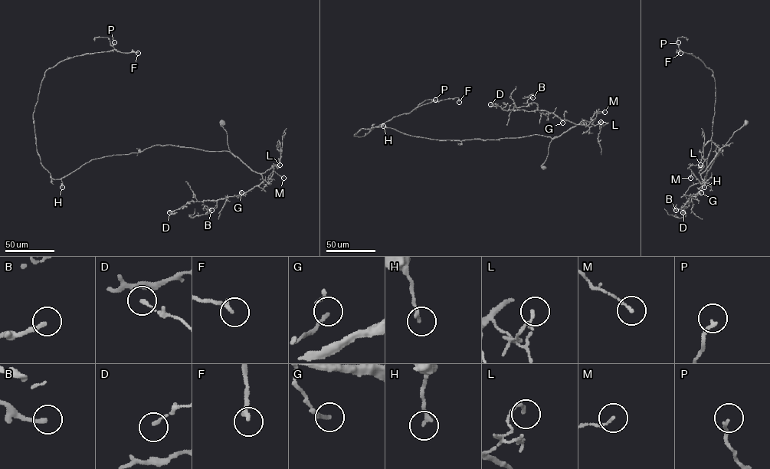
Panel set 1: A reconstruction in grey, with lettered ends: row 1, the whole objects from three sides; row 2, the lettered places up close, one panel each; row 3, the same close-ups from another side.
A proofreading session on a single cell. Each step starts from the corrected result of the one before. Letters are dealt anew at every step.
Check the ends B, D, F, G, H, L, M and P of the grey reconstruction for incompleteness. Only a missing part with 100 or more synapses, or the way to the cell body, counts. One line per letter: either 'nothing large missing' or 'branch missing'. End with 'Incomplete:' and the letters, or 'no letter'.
B: nothing large missing
D: nothing large missing
F: nothing large missing
G: nothing large missing
H: nothing large missing
L: nothing large missing
M: nothing large missing
P: nothing large missing
Incomplete: no letter

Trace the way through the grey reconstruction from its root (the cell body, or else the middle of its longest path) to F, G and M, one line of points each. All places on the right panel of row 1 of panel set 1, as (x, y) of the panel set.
F: (745, 122), (717, 153), (712, 151), (718, 145), (706, 179), (715, 80), (699, 59), (680, 53)
G: (745, 122), (701, 174), (702, 185), (698, 195), (701, 192)
M: (745, 122), (701, 174), (704, 182), (701, 184), (692, 172), (690, 178)

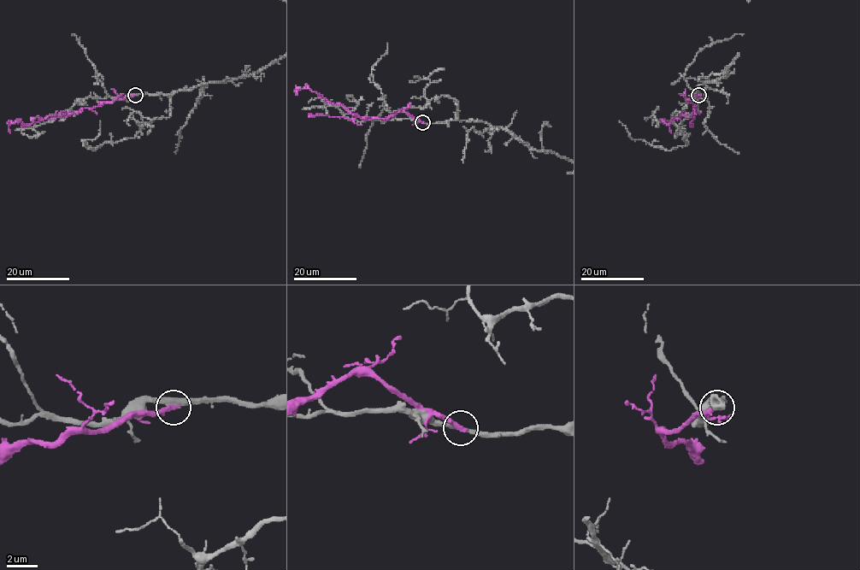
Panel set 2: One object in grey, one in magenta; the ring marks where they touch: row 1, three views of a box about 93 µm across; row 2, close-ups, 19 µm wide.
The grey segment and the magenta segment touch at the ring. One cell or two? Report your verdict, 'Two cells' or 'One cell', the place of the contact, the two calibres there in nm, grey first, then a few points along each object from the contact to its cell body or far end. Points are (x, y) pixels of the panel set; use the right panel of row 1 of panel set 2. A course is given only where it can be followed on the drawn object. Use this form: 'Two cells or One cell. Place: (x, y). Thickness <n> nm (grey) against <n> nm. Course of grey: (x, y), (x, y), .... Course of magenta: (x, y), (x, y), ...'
Two cells. Place: (698, 95). Thickness 280 nm (grey) against 360 nm. Course of magenta: (698, 95), (688, 100), (695, 106), (690, 116), (680, 115), (668, 125), (665, 122), (670, 132)

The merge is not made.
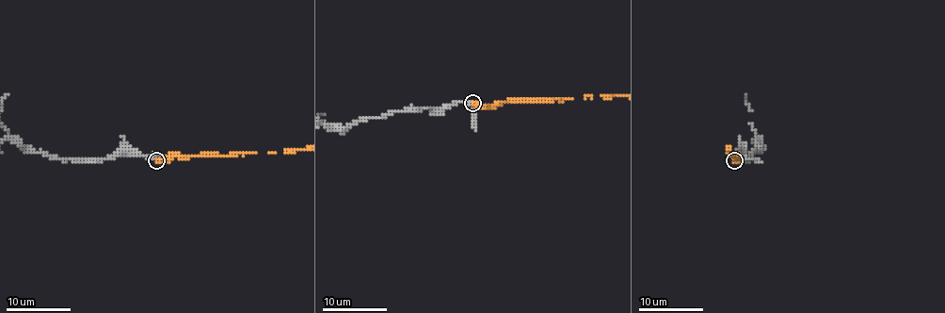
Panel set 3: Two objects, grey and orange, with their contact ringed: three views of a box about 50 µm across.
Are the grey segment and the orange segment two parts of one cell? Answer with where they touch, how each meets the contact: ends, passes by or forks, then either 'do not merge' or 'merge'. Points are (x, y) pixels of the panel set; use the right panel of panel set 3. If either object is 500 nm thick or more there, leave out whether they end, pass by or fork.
(734, 160) | grey passes by | orange ends | merge

